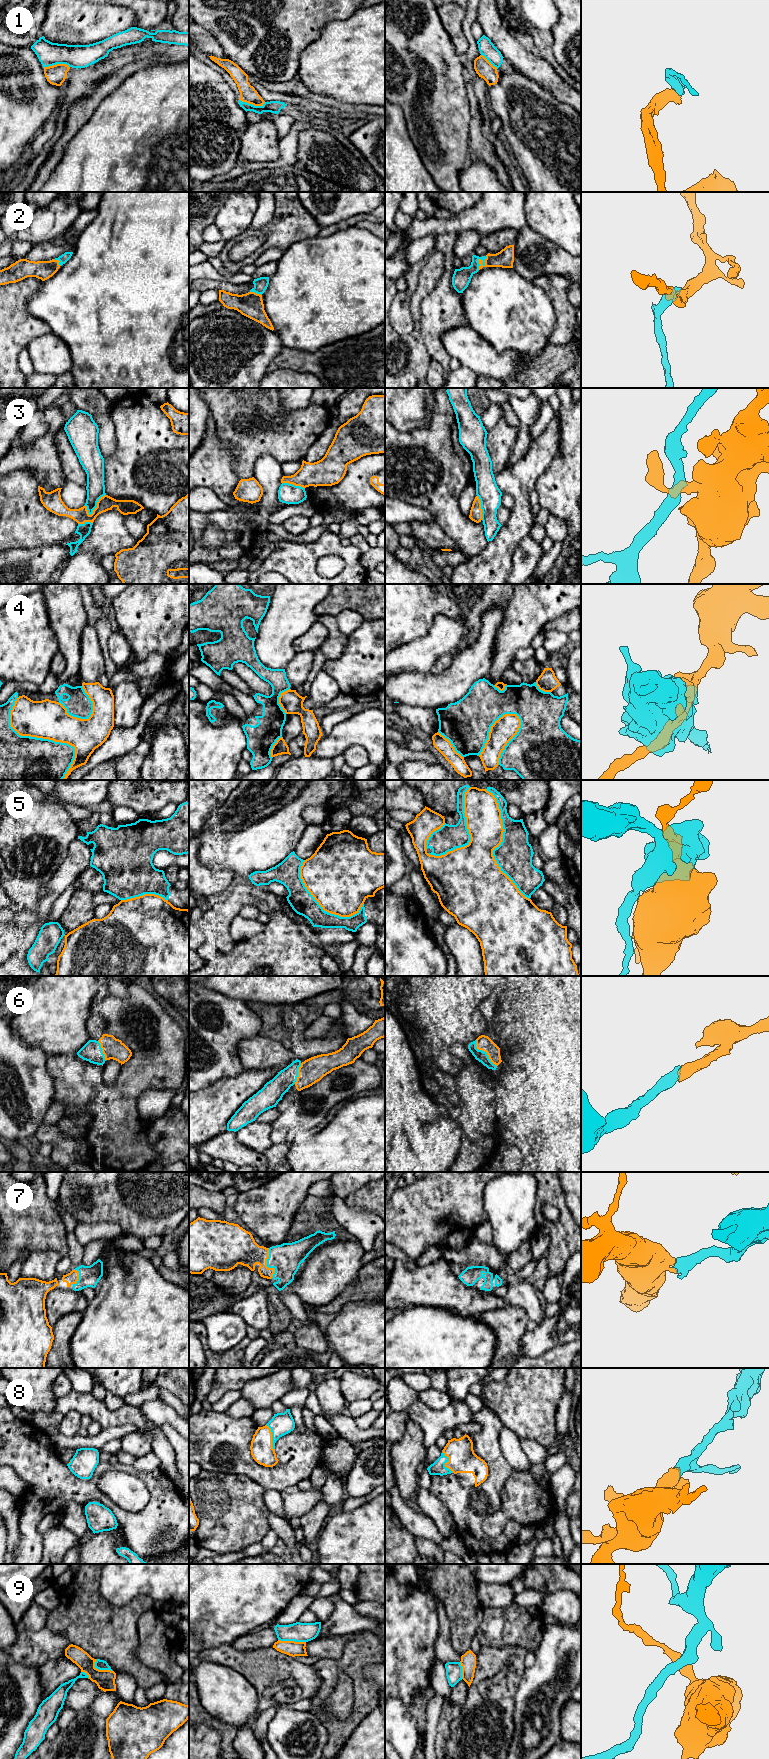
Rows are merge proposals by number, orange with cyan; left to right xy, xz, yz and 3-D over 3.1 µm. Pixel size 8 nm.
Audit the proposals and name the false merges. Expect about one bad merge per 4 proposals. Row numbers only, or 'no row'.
1, 3, 4, 5, 9

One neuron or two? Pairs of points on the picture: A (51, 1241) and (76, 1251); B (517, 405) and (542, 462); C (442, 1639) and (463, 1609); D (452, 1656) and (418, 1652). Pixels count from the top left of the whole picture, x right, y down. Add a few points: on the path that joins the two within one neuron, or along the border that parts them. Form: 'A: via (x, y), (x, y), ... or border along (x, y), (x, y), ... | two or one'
A: border along (66, 1232), (68, 1255) | two
B: border along (534, 440), (527, 453), (520, 460) | two
C: border along (443, 1606), (449, 1622), (450, 1643), (456, 1651) | two
D: border along (438, 1631), (434, 1646), (434, 1656) | two

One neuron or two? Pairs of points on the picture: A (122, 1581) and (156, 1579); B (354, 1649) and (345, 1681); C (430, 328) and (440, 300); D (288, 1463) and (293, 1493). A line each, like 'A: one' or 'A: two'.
A: one
B: two
C: one
D: two

